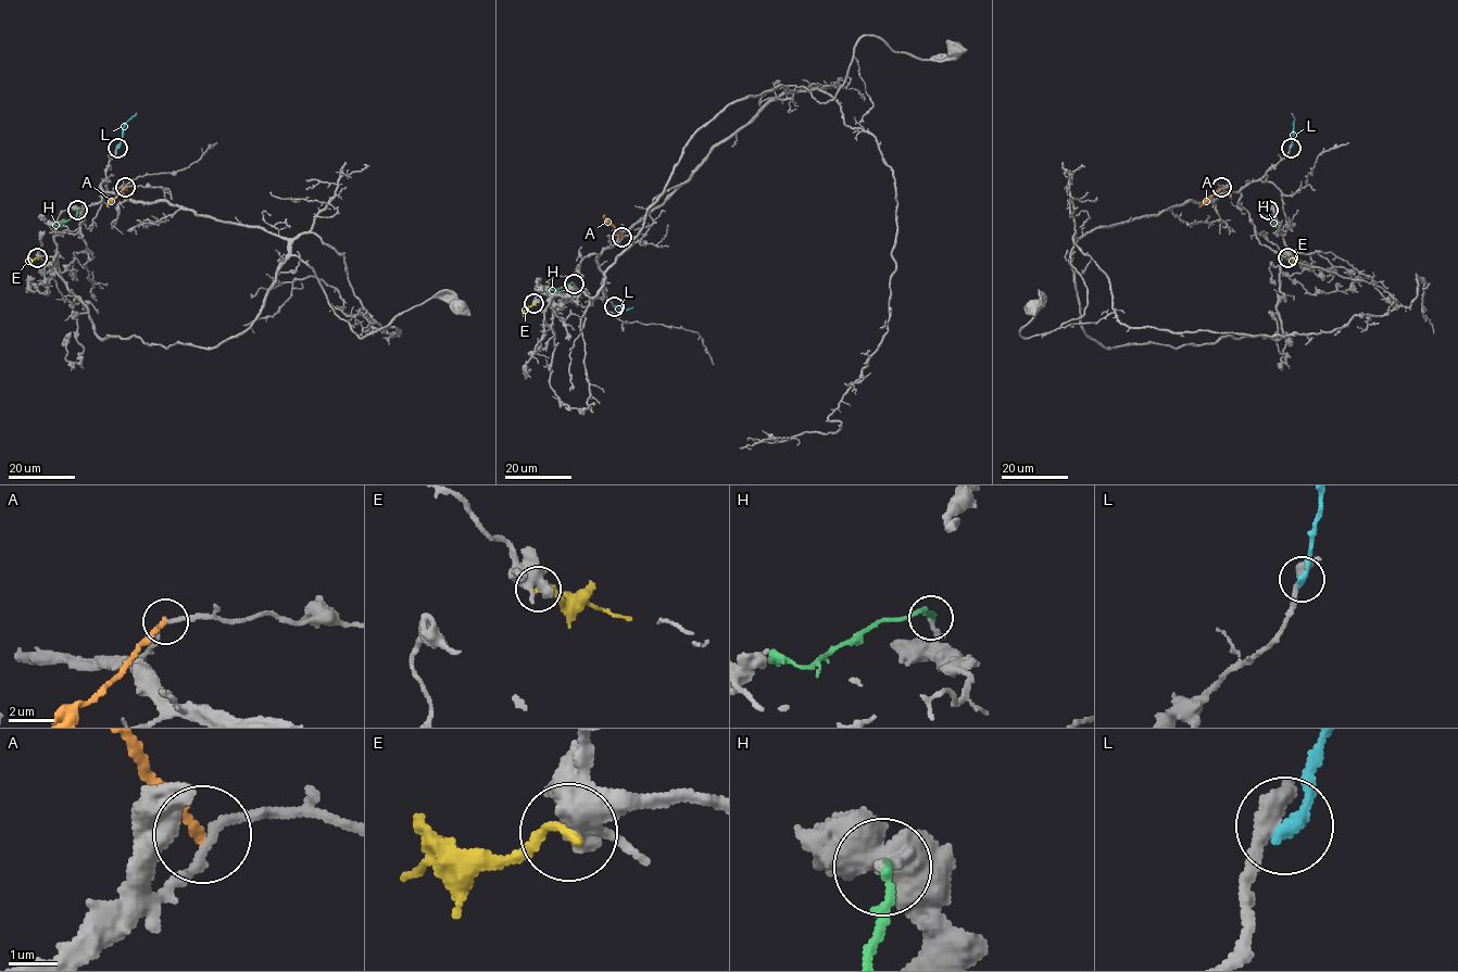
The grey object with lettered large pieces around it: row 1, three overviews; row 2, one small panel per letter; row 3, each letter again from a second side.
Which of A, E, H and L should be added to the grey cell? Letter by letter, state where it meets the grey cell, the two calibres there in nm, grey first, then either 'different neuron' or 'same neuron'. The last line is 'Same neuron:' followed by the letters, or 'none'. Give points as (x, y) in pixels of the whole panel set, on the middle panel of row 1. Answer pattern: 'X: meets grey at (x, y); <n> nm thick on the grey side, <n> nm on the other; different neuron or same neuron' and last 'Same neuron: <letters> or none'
A: meets grey at (621, 237); 190 nm thick on the grey side, 190 nm on the other; different neuron
E: meets grey at (533, 303); 600 nm thick on the grey side, 180 nm on the other; different neuron
H: meets grey at (574, 283); 190 nm thick on the grey side, 180 nm on the other; different neuron
L: meets grey at (614, 306); 360 nm thick on the grey side, 320 nm on the other; different neuron
Same neuron: none

